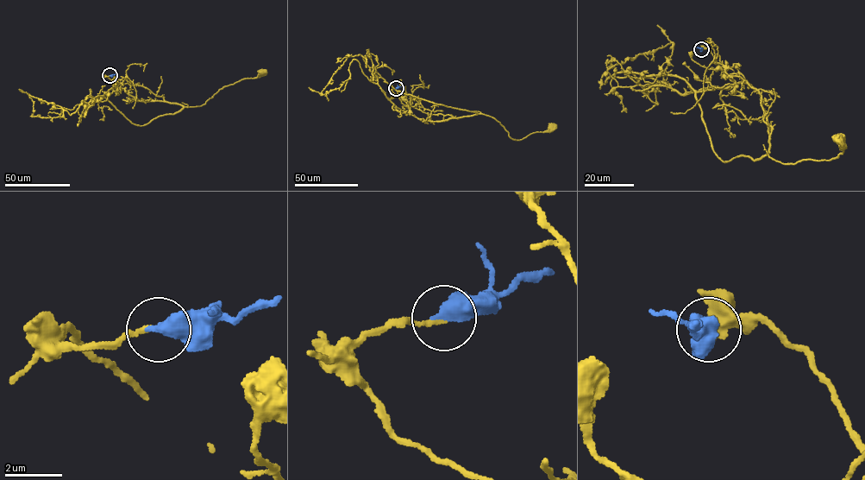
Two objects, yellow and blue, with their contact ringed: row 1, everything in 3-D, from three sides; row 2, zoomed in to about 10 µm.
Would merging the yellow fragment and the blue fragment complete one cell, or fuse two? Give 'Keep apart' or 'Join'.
Join

